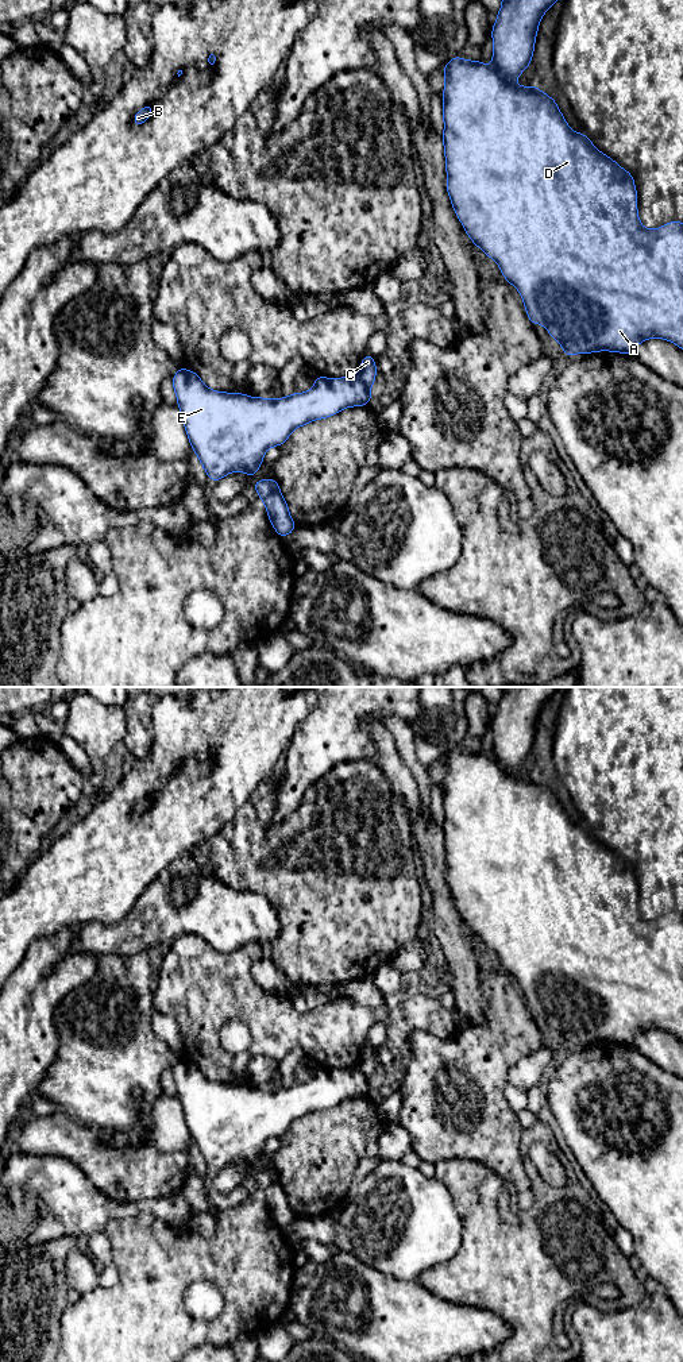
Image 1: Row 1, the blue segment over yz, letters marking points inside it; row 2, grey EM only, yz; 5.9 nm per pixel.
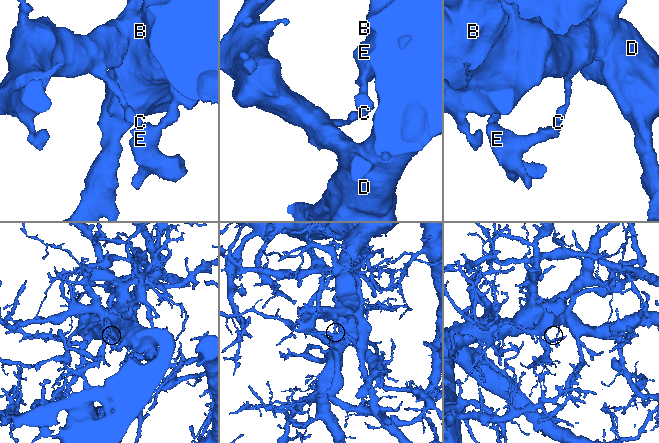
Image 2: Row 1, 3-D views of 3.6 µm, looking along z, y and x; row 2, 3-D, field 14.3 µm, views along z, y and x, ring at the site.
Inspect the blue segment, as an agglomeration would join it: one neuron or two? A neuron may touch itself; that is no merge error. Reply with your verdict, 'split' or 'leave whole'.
split

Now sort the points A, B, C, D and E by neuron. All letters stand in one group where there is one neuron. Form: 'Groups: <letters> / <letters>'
Groups: A B D E / C

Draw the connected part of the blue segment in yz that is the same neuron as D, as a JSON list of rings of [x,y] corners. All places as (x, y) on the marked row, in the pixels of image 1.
[[[458,55],[443,67],[443,72],[445,76],[443,143],[448,175],[447,192],[451,204],[472,243],[493,258],[505,279],[517,288],[524,298],[529,320],[535,325],[544,324],[548,333],[560,343],[567,356],[578,355],[580,351],[586,354],[595,351],[632,354],[638,343],[652,337],[674,342],[683,350],[683,223],[670,221],[659,229],[644,228],[637,215],[637,192],[632,174],[598,151],[583,132],[574,132],[555,100],[536,85],[518,86],[503,80],[493,65],[466,61]]]

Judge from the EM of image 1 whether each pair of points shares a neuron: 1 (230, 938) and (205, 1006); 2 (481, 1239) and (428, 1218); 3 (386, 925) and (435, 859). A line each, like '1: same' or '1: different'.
1: different
2: different
3: different

